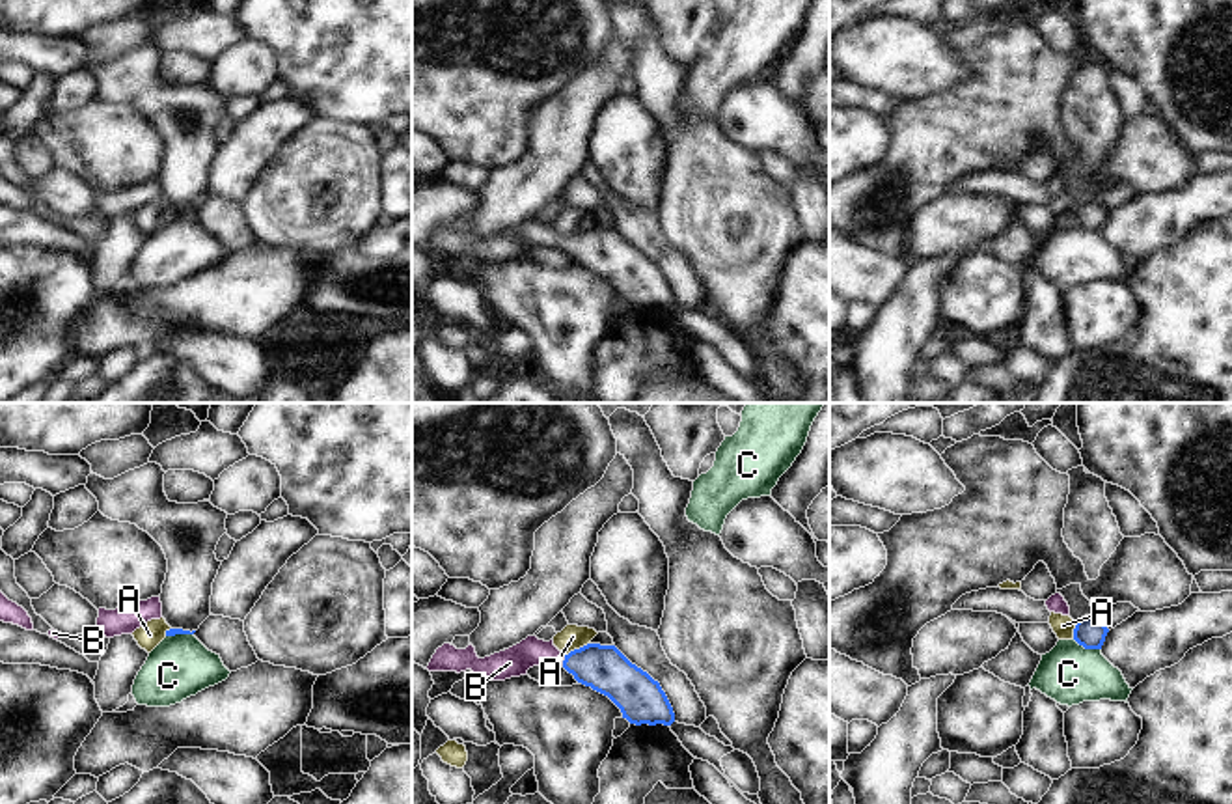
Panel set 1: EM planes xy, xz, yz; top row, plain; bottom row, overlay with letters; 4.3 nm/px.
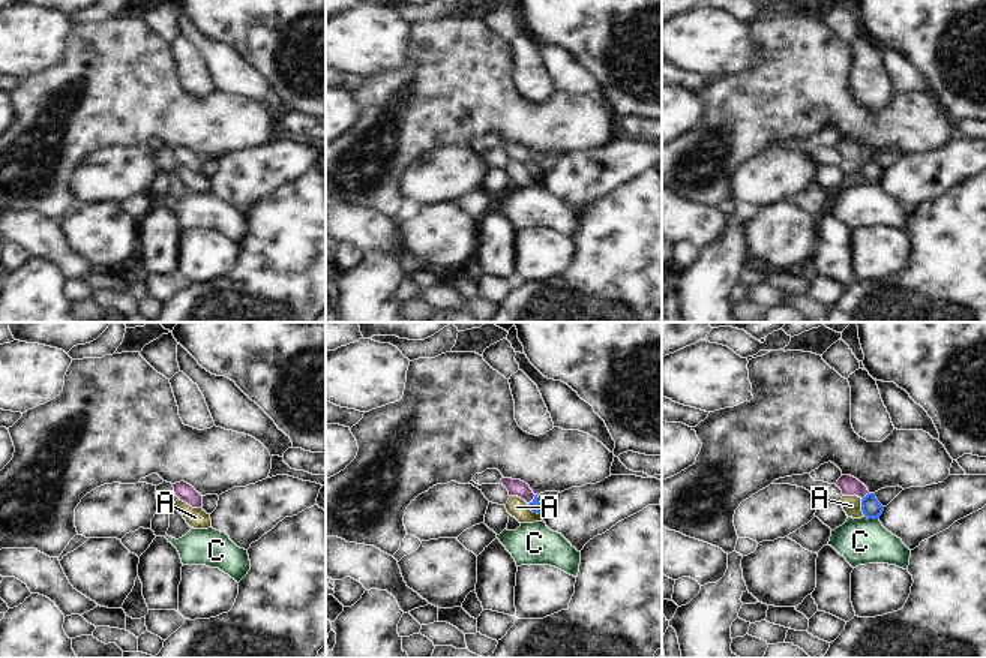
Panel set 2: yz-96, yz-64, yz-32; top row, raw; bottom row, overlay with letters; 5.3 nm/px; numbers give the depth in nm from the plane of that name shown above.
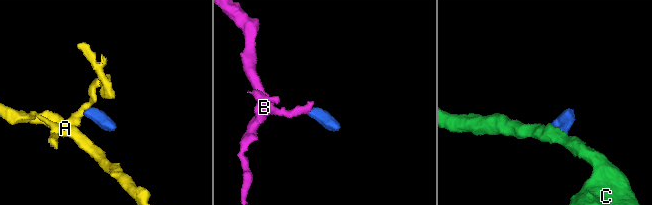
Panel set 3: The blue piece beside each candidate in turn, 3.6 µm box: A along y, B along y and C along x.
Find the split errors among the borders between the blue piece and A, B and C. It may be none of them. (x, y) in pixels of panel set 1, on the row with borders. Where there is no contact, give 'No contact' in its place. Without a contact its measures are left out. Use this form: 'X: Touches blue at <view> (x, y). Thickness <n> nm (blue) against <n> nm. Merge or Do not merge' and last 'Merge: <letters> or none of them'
A: Touches blue at xz (576, 650). Thickness 200 nm (blue) against 110 nm. Do not merge
B: Touches blue at xz (563, 661). Thickness 200 nm (blue) against 130 nm. Merge
C: Touches blue at yz (1087, 648). Thickness 130 nm (blue) against 260 nm. Do not merge
Merge: B

